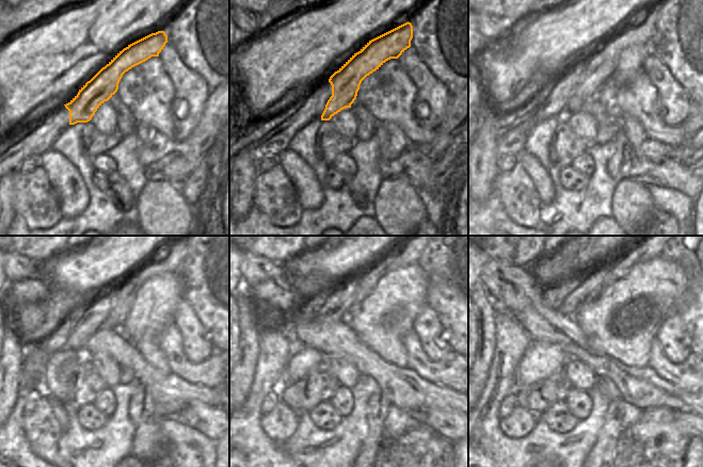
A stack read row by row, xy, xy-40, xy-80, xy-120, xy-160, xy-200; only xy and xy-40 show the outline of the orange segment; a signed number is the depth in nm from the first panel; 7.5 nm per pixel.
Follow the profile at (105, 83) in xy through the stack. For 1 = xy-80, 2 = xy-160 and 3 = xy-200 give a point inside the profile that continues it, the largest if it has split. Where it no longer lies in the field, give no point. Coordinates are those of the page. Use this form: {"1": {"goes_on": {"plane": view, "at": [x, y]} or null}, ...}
{"1": {"goes_on": {"plane": "xy-80", "at": [602, 63]}}, "2": {"goes_on": {"plane": "xy-160", "at": [404, 257]}}, "3": {"goes_on": {"plane": "xy-200", "at": [623, 264]}}}

